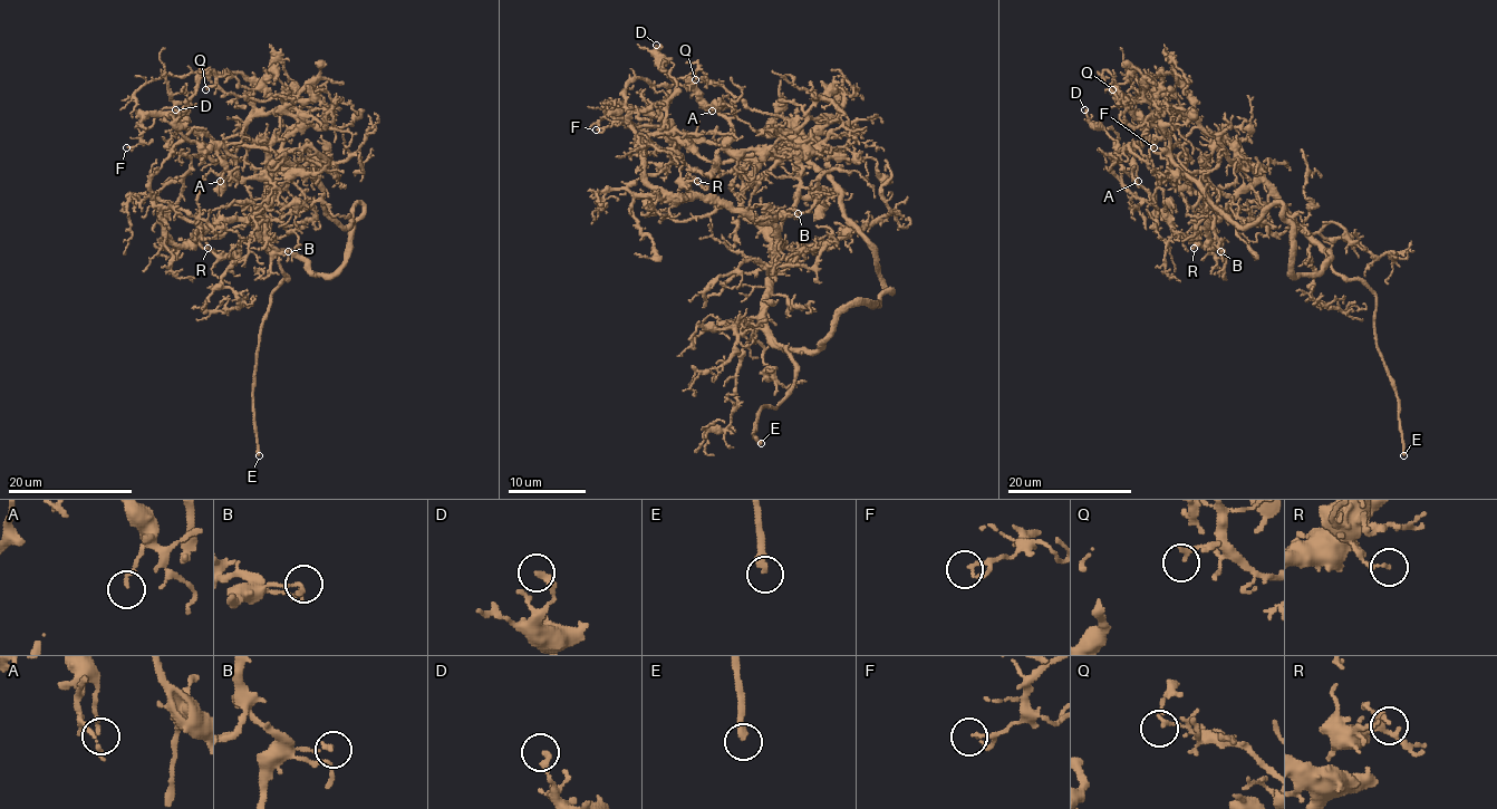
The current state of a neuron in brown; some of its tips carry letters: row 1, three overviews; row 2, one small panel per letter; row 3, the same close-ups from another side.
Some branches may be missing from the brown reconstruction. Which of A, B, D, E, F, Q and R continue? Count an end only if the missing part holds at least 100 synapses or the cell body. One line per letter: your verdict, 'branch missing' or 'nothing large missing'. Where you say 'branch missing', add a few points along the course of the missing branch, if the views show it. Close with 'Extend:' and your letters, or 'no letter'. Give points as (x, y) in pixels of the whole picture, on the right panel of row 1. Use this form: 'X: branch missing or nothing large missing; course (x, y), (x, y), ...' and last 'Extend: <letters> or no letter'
A: nothing large missing
B: nothing large missing
D: nothing large missing
E: branch missing
F: nothing large missing
Q: nothing large missing
R: nothing large missing
Extend: E

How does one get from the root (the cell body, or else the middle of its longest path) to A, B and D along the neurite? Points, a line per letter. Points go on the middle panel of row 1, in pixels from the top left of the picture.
A: (769, 266), (771, 239), (743, 208), (740, 160), (784, 150), (730, 150), (732, 124), (708, 105), (712, 111)
B: (769, 266), (776, 229), (764, 223), (753, 210), (766, 205), (772, 212), (784, 212), (794, 218), (798, 213)
D: (769, 266), (771, 239), (743, 208), (740, 160), (784, 150), (730, 150), (732, 124), (662, 70), (656, 45)

